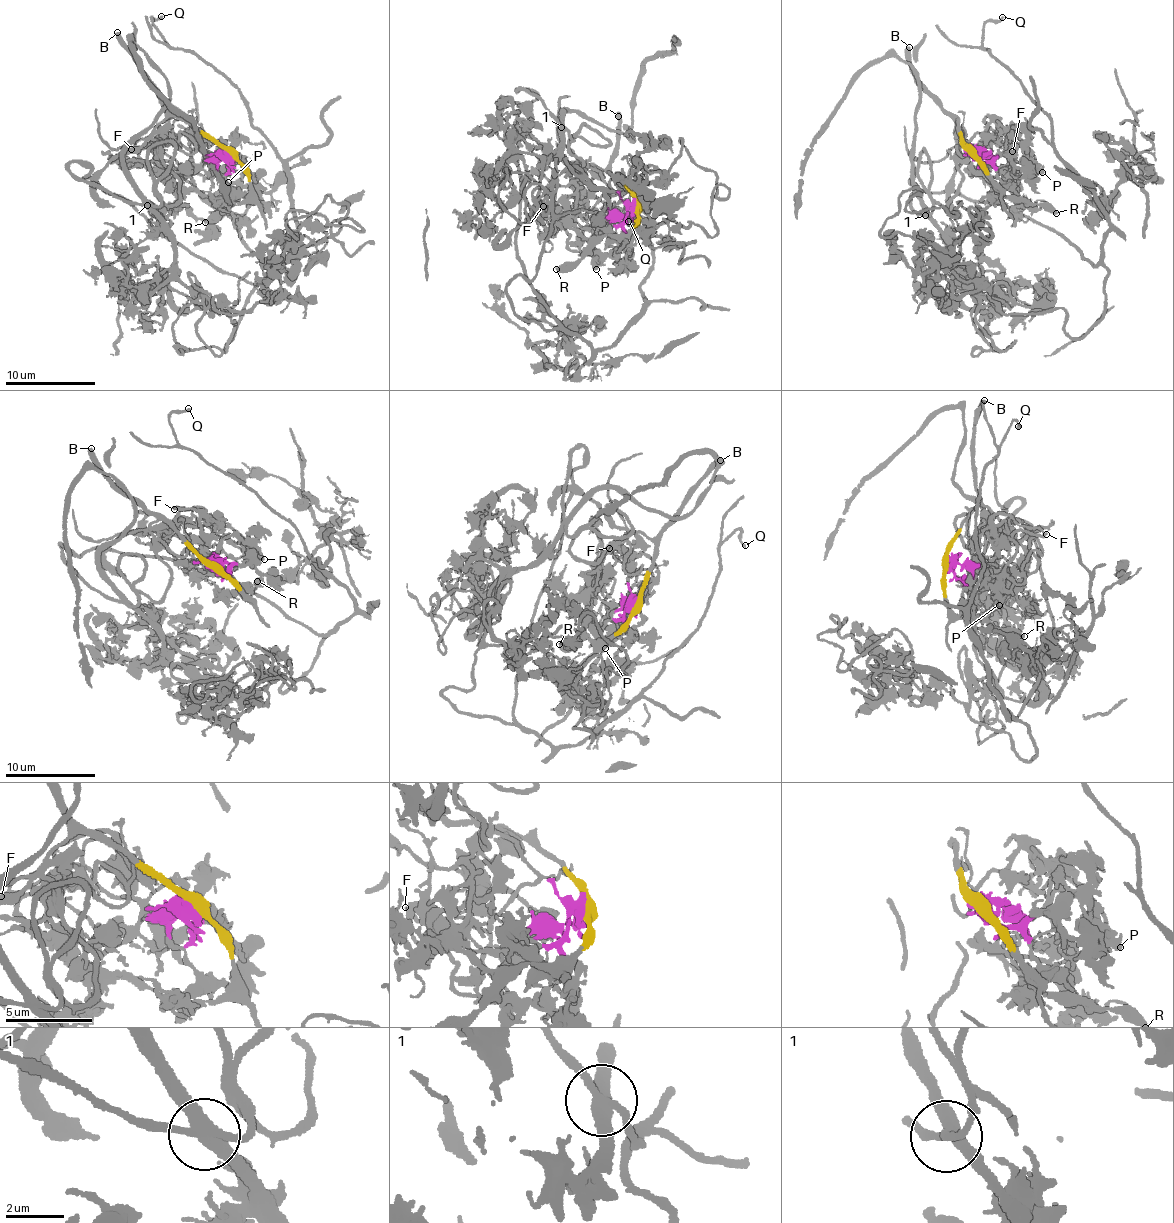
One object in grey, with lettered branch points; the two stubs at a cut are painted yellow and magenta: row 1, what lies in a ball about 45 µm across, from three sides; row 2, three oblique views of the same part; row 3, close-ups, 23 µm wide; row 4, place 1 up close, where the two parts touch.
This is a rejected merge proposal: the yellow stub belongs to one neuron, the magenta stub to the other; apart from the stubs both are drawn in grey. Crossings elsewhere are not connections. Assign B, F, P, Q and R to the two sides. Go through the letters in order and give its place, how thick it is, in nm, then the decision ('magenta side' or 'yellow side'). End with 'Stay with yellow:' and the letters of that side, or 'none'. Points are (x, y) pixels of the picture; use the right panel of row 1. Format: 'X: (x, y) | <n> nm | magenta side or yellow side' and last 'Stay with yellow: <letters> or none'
B: (909, 47) | 440 nm | yellow side
F: (1012, 151) | 150 nm | magenta side
P: (1042, 172) | 320 nm | magenta side
Q: (1002, 17) | 200 nm | magenta side
R: (1056, 213) | 420 nm | yellow side
Stay with yellow: B, R

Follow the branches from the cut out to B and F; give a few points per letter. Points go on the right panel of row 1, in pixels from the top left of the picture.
B: (969, 151), (950, 115), (916, 75), (910, 46)
F: (967, 151), (995, 155), (1005, 147), (1013, 133), (1007, 133), (1015, 147), (1012, 152)

